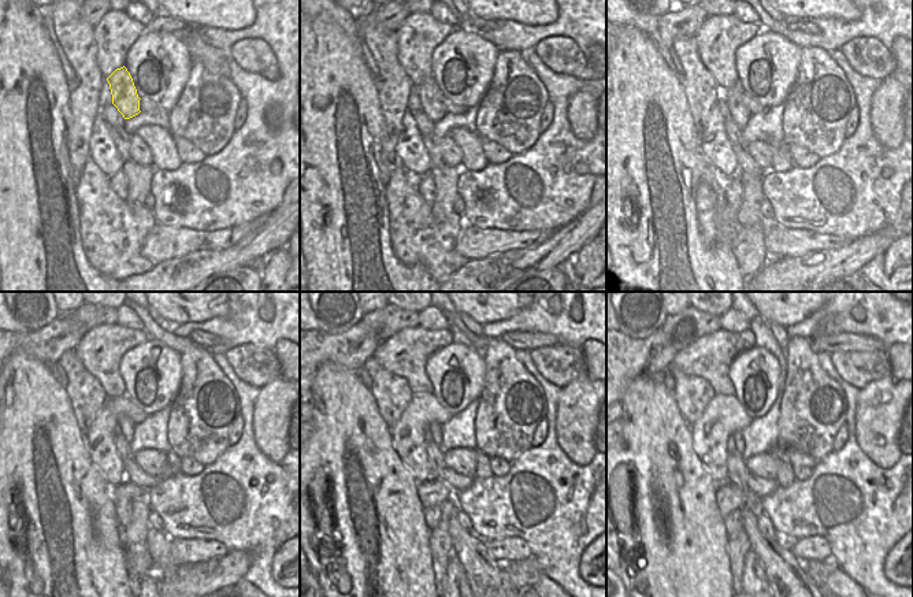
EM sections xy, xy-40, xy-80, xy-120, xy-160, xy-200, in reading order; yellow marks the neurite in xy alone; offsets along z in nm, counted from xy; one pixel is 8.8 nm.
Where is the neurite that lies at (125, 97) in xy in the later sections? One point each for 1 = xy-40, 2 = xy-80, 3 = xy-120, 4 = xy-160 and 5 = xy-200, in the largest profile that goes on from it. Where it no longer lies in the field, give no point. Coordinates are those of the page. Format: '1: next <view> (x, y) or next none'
1: next xy-40 (430, 95)
2: next xy-80 (738, 111)
3: next xy-120 (126, 426)
4: next xy-160 (433, 434)
5: next xy-200 (737, 436)

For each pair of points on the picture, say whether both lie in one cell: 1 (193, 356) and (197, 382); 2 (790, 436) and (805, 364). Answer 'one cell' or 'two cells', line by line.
1: one cell
2: one cell

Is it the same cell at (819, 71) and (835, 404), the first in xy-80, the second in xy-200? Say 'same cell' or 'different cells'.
same cell

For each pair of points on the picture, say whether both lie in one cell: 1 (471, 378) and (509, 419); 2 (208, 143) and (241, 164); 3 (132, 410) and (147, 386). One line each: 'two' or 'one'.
1: two
2: two
3: two

